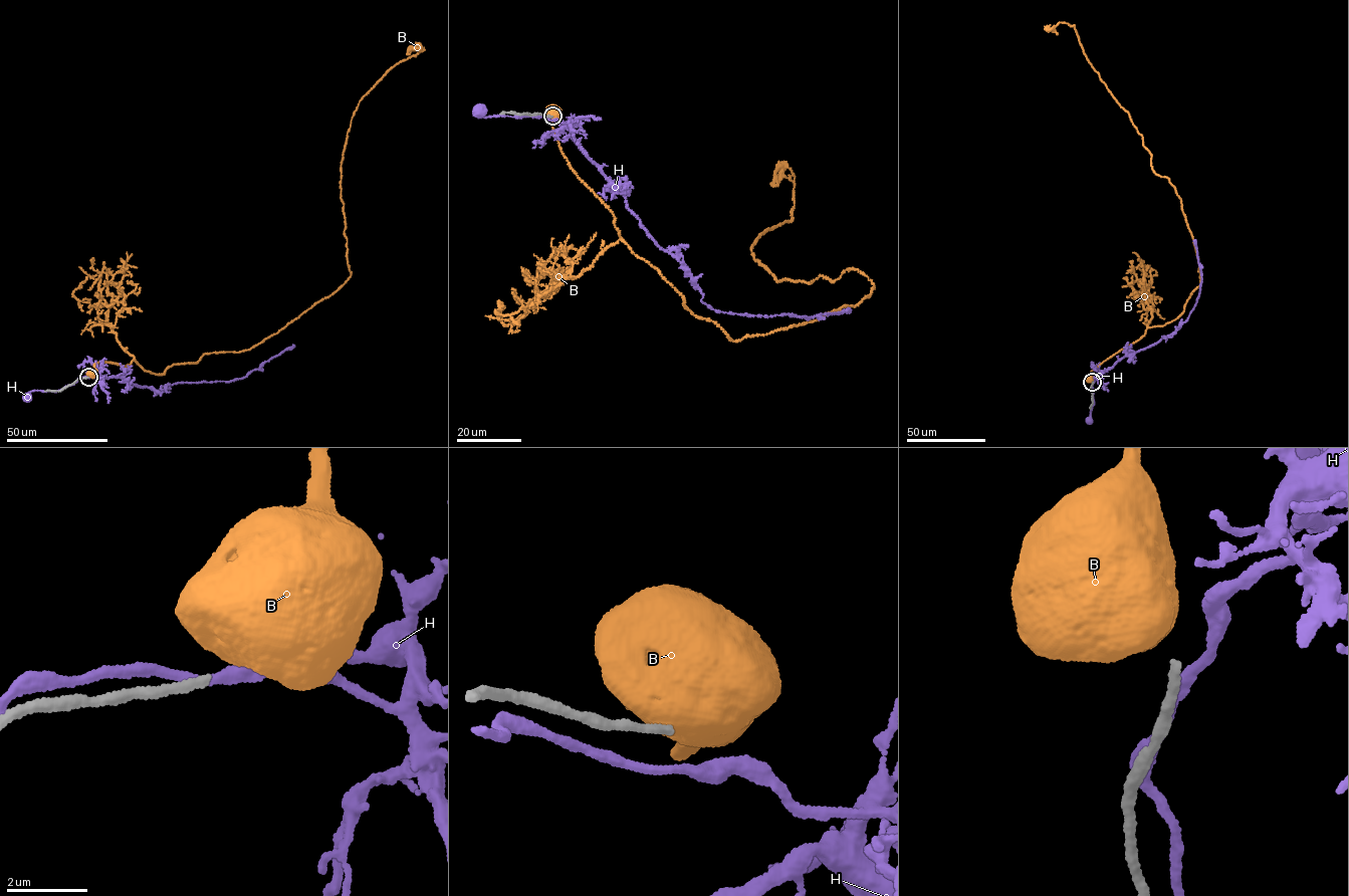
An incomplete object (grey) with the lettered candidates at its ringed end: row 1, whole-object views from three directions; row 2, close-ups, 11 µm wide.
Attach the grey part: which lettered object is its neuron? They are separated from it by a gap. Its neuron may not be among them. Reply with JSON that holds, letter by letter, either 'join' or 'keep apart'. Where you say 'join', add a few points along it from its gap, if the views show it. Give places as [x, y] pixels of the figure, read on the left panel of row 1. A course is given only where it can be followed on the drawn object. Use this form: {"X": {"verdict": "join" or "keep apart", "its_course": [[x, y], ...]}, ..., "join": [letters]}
{"B": {"verdict": "keep apart"}, "H": {"verdict": "keep apart"}, "join": []}

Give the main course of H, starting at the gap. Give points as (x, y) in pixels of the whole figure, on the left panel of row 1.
H: (88, 377), (80, 377), (54, 392), (31, 390), (27, 397)

